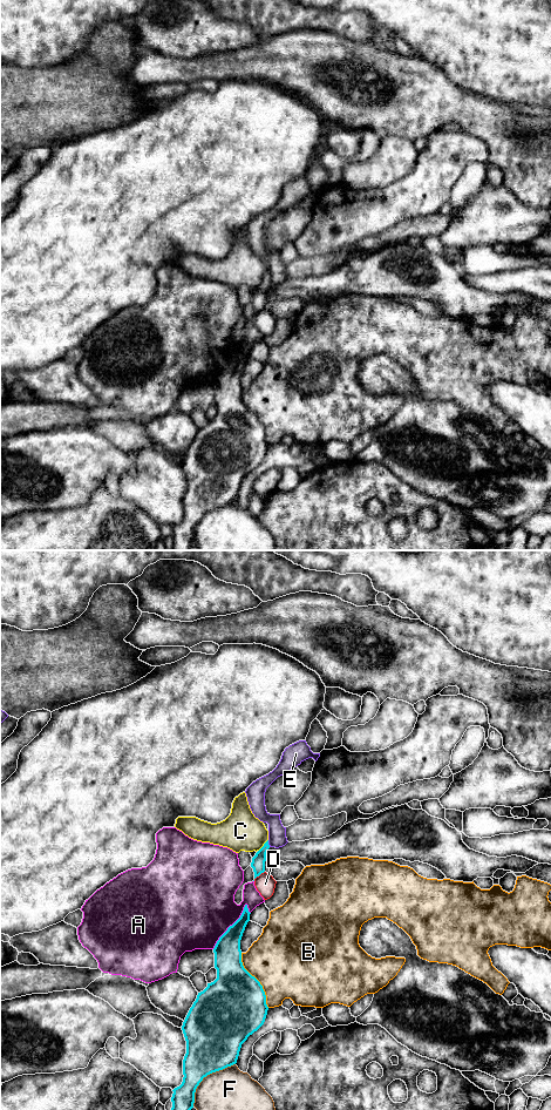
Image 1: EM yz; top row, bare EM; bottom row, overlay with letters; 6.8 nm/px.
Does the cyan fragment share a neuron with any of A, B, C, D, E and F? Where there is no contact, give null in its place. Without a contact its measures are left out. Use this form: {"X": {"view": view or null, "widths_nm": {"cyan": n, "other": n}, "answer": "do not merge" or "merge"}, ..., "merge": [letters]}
{"A": {"view": "yz", "widths_nm": {"cyan": 190, "other": 480}, "answer": "do not merge"}, "B": {"view": "yz", "widths_nm": {"cyan": 440, "other": 480}, "answer": "do not merge"}, "C": {"view": "yz", "widths_nm": {"cyan": 100, "other": 280}, "answer": "do not merge"}, "D": {"view": "yz", "widths_nm": {"cyan": 100, "other": 140}, "answer": "do not merge"}, "E": {"view": "yz", "widths_nm": {"cyan": 100, "other": 130}, "answer": "do not merge"}, "F": {"view": "yz", "widths_nm": {"cyan": 380, "other": 460}, "answer": "do not merge"}, "merge": []}

